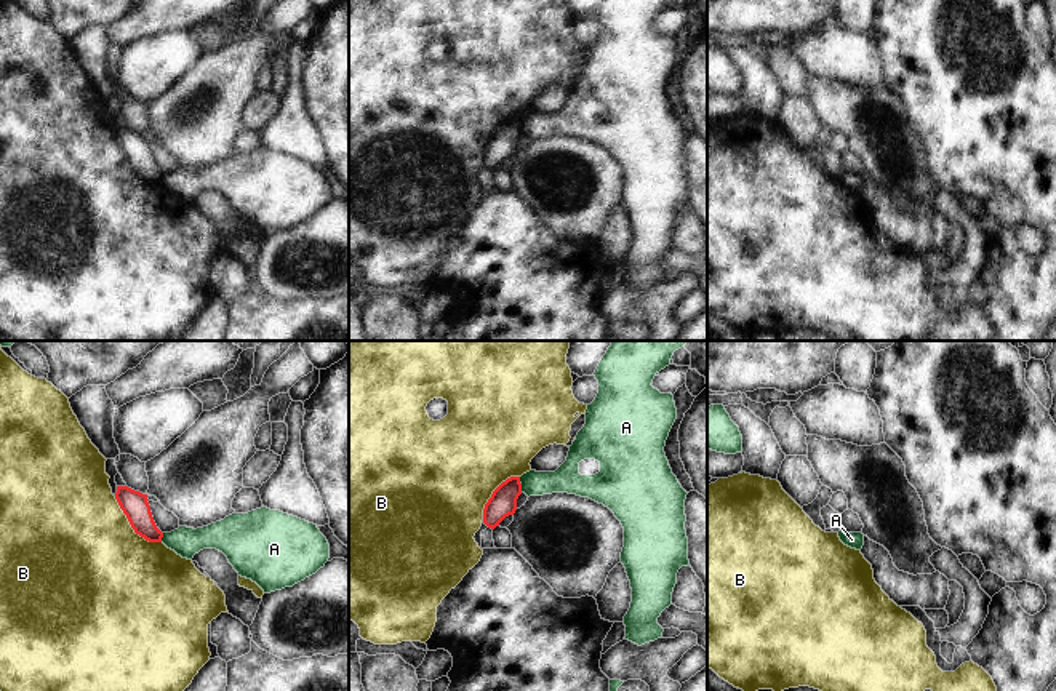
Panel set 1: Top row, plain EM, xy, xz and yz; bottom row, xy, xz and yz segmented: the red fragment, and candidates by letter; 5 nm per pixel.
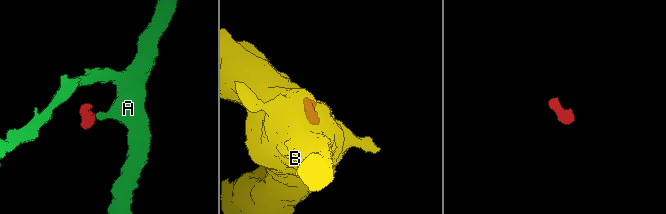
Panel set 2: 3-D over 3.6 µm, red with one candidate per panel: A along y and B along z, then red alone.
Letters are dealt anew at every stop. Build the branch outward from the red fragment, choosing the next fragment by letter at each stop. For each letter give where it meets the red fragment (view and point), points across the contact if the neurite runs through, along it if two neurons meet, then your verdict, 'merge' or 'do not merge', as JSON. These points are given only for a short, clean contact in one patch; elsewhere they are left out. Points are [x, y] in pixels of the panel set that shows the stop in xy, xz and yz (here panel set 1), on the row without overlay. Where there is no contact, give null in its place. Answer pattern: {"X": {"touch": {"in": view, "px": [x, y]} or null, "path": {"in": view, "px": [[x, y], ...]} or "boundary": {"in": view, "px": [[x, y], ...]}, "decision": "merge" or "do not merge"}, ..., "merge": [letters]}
{"A": {"touch": {"in": "xz", "px": [520, 127]}, "boundary": {"in": "xz", "px": [[519, 119], [522, 133]]}, "decision": "do not merge"}, "B": {"touch": {"in": "xy", "px": [132, 168]}, "decision": "do not merge"}, "merge": []}

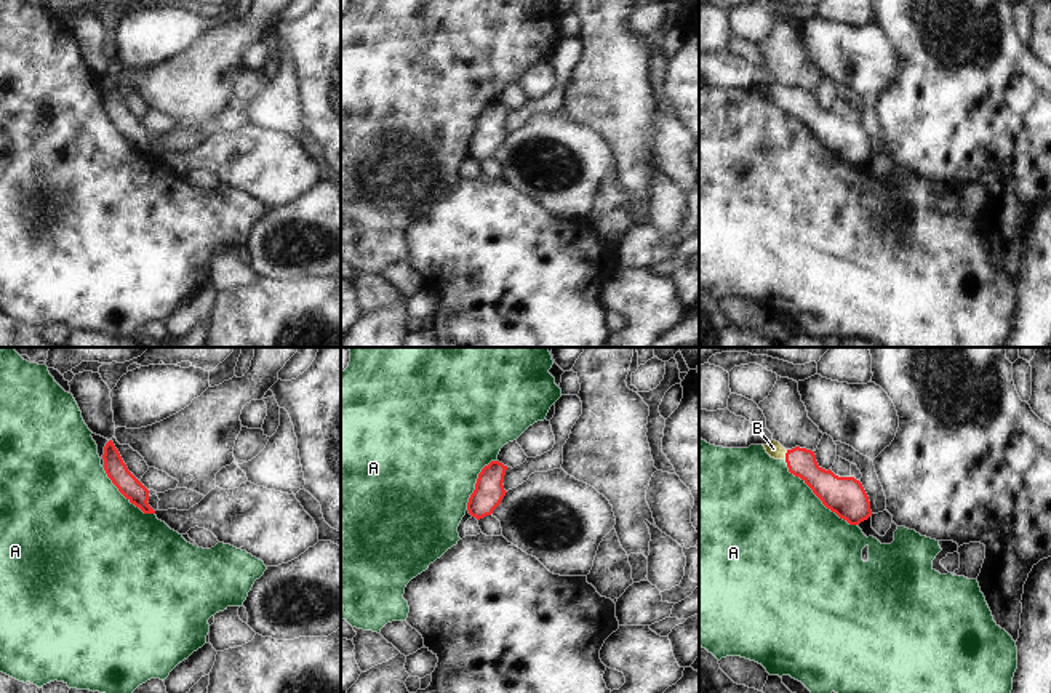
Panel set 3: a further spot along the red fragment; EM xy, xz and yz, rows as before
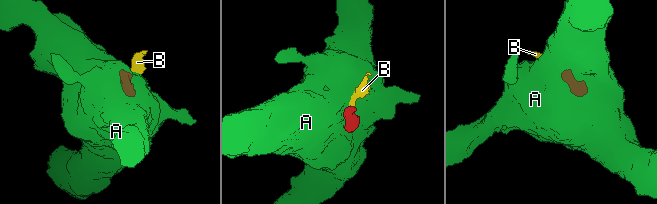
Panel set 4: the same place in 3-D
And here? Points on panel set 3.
{"A": {"touch": {"in": "yz", "px": [816, 136]}, "decision": "do not merge"}, "B": {"touch": {"in": "yz", "px": [786, 96]}, "path": {"in": "yz", "px": [[802, 104], [786, 96], [773, 90]]}, "decision": "merge"}, "merge": ["B"]}

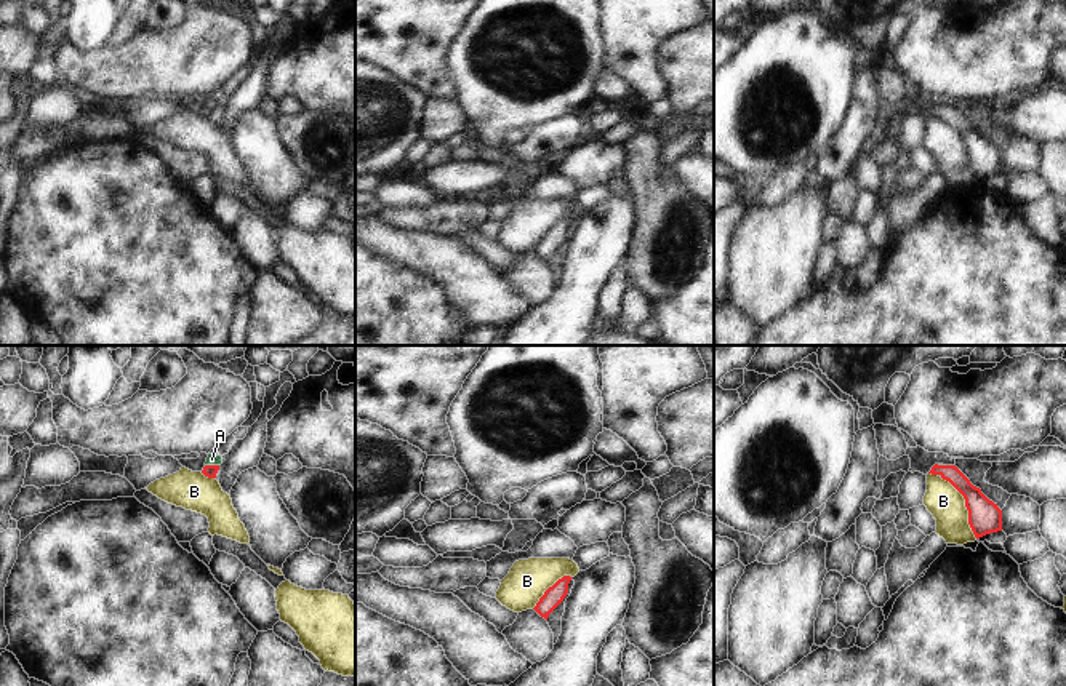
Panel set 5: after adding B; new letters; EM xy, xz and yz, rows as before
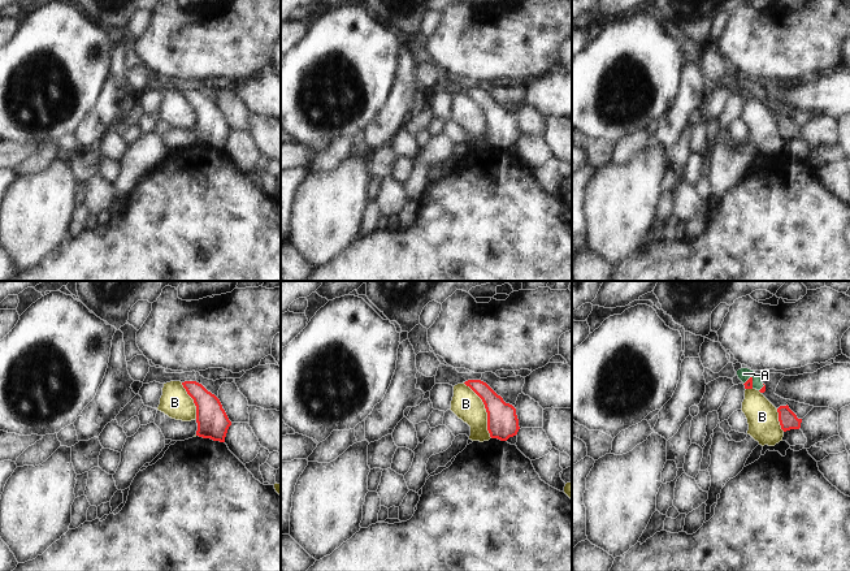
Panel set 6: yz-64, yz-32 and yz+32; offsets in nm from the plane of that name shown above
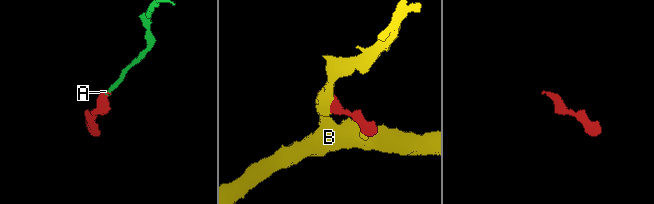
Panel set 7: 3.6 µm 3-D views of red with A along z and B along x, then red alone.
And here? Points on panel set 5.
{"A": {"touch": {"in": "xy", "px": [212, 107]}, "path": {"in": "xy", "px": [[208, 112], [212, 107], [212, 101]]}, "decision": "merge"}, "B": {"touch": {"in": "yz", "px": [965, 147]}, "boundary": {"in": "yz", "px": [[940, 119], [962, 138], [967, 165], [977, 179]]}, "decision": "do not merge"}, "merge": ["A"]}

